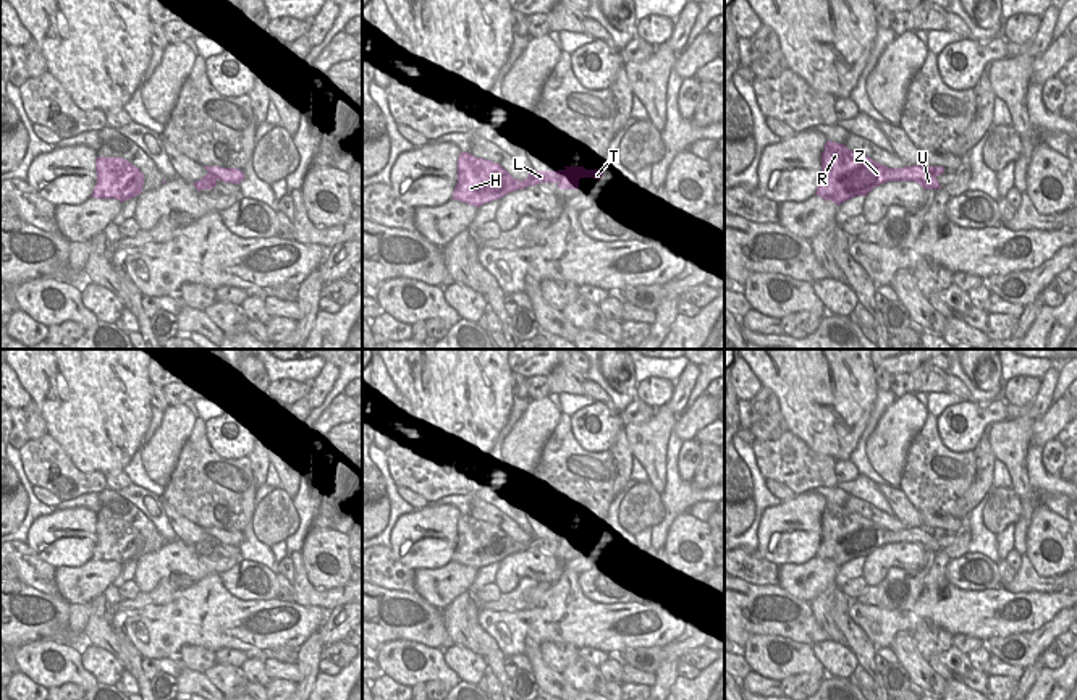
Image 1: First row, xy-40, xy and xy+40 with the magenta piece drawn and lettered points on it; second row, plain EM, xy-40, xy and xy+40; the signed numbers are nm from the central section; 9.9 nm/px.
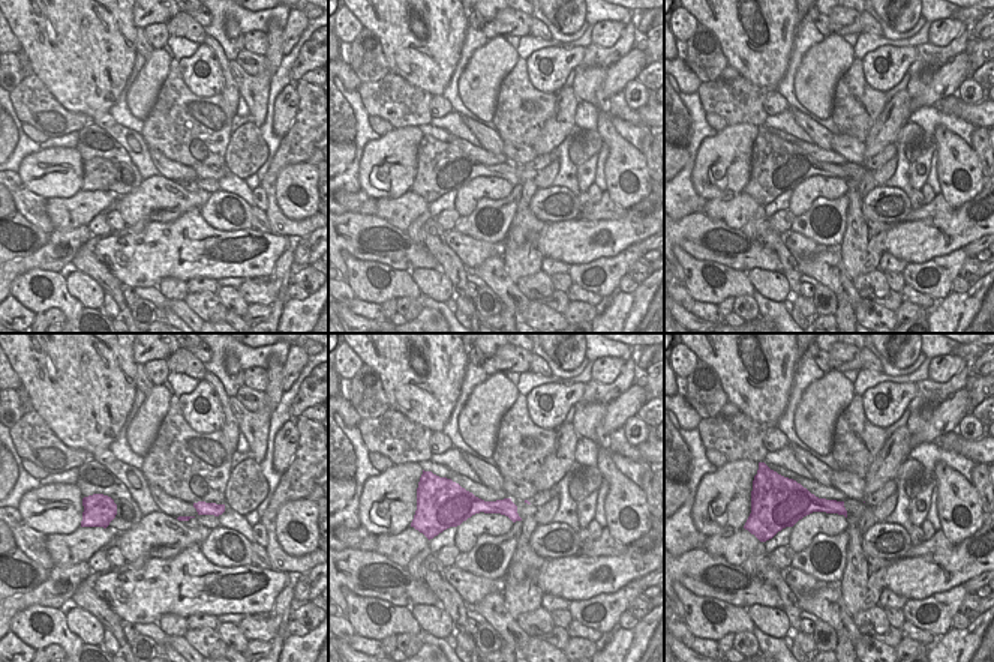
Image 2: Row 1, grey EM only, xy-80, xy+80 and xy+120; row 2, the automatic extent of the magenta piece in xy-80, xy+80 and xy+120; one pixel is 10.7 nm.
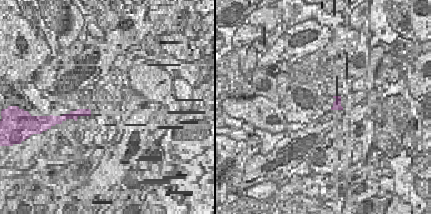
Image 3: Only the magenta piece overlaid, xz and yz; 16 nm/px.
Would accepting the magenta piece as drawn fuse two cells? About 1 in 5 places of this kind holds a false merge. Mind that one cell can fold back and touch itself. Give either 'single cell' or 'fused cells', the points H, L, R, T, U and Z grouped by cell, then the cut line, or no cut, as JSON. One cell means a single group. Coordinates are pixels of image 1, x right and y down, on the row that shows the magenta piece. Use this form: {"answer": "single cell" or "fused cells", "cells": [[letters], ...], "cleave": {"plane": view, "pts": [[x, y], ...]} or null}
{"answer": "single cell", "cells": [["H", "L", "R", "T", "U", "Z"]], "cleave": null}

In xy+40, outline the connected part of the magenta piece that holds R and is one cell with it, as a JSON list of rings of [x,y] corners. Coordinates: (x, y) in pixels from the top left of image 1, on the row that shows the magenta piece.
[[[826,141],[821,152],[821,178],[815,196],[838,205],[867,196],[873,188],[888,181],[915,181],[923,189],[940,189],[938,176],[943,167],[914,165],[889,168],[844,144]]]

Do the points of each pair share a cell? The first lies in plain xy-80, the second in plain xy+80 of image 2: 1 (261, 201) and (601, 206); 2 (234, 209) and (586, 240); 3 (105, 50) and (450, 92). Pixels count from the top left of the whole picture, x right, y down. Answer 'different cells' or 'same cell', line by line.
1: different cells
2: different cells
3: different cells

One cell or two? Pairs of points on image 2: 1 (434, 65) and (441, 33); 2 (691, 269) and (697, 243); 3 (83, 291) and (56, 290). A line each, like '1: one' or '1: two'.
1: one
2: two
3: two

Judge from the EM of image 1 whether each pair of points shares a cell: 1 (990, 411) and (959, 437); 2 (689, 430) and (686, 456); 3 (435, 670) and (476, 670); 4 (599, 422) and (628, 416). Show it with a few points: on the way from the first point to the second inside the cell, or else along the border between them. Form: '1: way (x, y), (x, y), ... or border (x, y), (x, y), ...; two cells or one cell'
1: way (982, 417), (967, 429); one cell
2: border (694, 438), (683, 442); two cells
3: border (442, 655), (443, 662), (460, 679); two cells
4: way (605, 422), (621, 417); one cell

